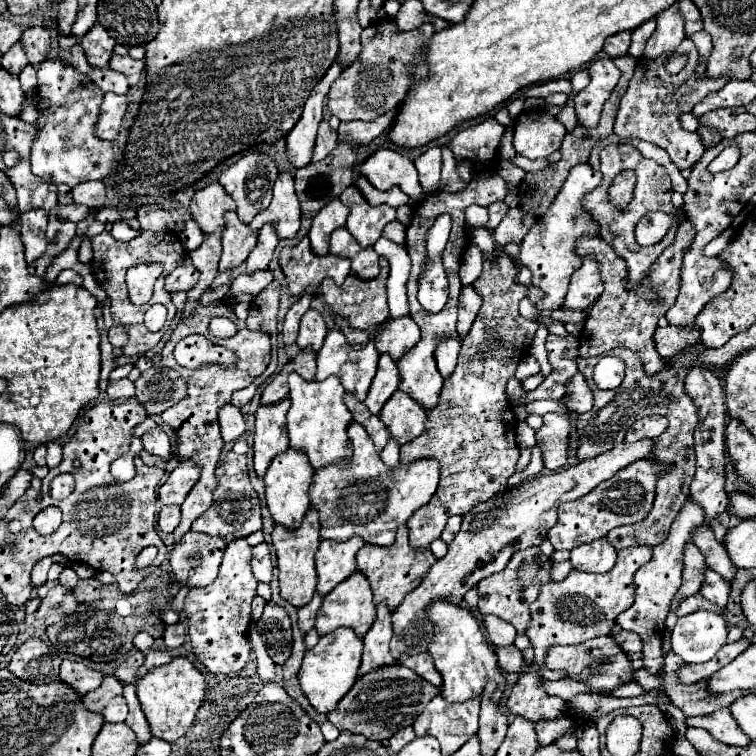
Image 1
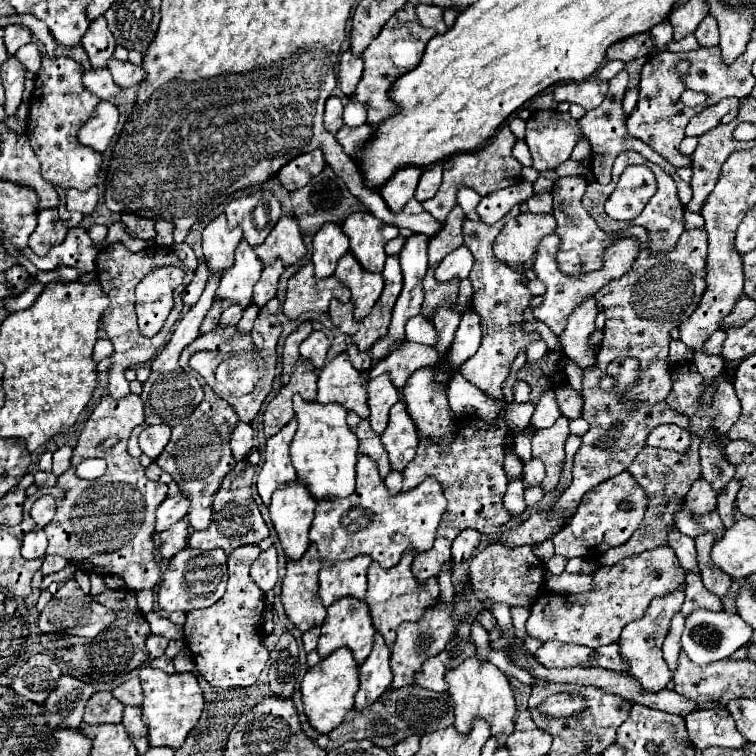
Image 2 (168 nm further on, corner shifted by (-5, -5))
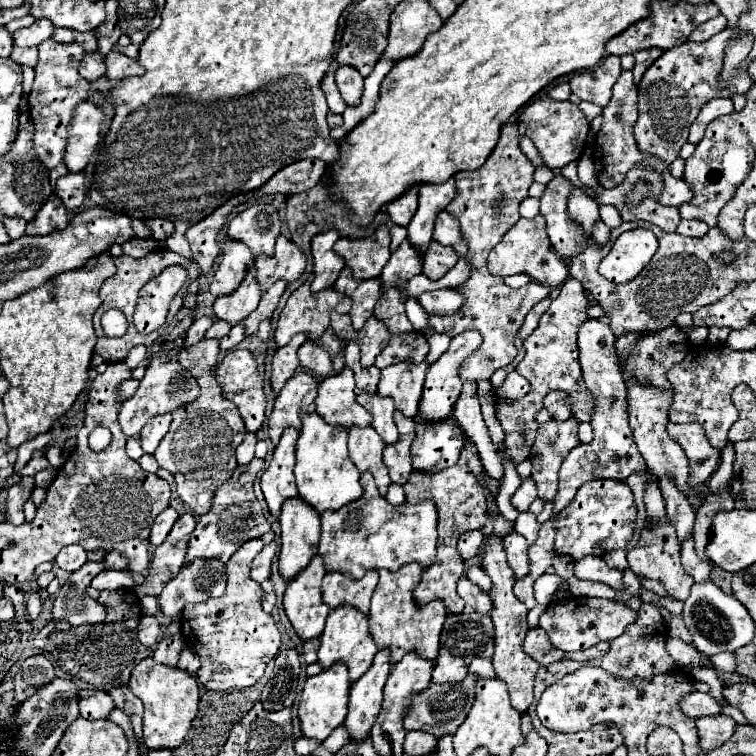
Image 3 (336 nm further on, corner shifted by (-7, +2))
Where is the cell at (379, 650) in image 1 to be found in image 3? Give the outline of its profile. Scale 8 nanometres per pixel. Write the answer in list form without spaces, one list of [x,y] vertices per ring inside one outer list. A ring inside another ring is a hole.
[[[381,648],[375,654],[371,668],[353,682],[349,692],[349,714],[345,718],[345,726],[353,740],[363,740],[379,714],[383,702],[383,686],[391,670],[389,648]]]

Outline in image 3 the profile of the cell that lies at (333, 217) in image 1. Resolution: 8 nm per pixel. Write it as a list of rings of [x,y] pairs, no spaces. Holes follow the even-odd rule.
[[[331,230],[331,232],[321,232],[319,236],[315,236],[315,240],[311,240],[313,272],[315,272],[315,280],[311,282],[313,292],[333,286],[333,282],[337,280],[339,272],[345,266],[345,260],[341,260],[341,256],[335,254],[333,250],[333,244],[337,238],[339,238],[339,232]]]

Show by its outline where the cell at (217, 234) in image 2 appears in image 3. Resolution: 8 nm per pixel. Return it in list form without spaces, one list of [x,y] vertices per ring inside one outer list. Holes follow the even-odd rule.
[[[225,236],[221,242],[221,262],[215,268],[209,284],[211,294],[219,296],[233,292],[239,286],[239,280],[243,280],[243,272],[247,270],[247,264],[251,264],[253,260],[255,256],[241,240],[233,240]]]

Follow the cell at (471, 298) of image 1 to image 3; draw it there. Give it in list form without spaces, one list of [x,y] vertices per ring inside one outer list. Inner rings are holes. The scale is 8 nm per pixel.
[[[465,330],[465,332],[451,338],[451,346],[447,348],[447,352],[427,368],[423,398],[419,404],[419,414],[423,414],[427,420],[443,420],[443,418],[451,416],[451,410],[453,410],[453,406],[461,394],[461,384],[463,384],[457,372],[459,372],[463,360],[471,352],[475,352],[479,346],[481,346],[481,334],[477,330]]]

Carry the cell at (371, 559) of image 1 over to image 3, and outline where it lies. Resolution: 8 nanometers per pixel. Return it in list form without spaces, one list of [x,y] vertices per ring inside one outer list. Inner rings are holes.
[[[411,562],[401,566],[399,570],[379,570],[379,584],[371,598],[371,610],[369,610],[369,630],[379,648],[387,646],[391,652],[391,662],[399,662],[405,652],[417,650],[423,658],[431,658],[435,662],[435,656],[439,652],[439,634],[443,628],[443,622],[447,618],[447,610],[443,600],[433,600],[425,606],[419,606],[413,598],[415,584],[421,576],[421,564]]]

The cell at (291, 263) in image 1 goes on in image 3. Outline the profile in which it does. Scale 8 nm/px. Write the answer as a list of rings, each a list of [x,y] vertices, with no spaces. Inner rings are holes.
[[[313,274],[309,276],[309,280],[305,284],[301,284],[287,300],[281,316],[279,316],[279,322],[277,322],[277,330],[275,330],[275,344],[277,346],[285,346],[295,334],[299,332],[307,332],[309,334],[309,340],[317,340],[325,328],[329,326],[329,314],[331,310],[337,310],[337,312],[349,312],[351,308],[351,298],[347,298],[343,292],[337,292],[335,288],[325,288],[321,292],[311,292],[309,290],[309,284],[313,280]]]

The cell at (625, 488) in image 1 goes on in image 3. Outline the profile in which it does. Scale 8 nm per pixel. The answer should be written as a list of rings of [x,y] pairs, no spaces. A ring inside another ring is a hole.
[[[591,480],[585,482],[575,494],[573,502],[557,518],[555,552],[569,554],[579,560],[585,554],[603,556],[605,550],[625,548],[633,538],[633,522],[637,516],[631,488],[623,480]]]

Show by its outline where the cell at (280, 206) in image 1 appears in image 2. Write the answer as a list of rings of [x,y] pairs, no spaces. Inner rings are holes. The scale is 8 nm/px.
[[[283,215],[279,223],[273,227],[269,239],[263,245],[255,247],[255,253],[259,261],[267,267],[269,263],[275,263],[275,259],[281,259],[285,267],[293,265],[301,257],[305,257],[307,249],[301,239],[297,219]]]

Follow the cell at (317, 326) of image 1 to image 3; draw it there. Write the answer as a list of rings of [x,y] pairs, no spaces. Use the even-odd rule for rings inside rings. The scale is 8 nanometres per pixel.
[[[307,340],[301,348],[299,348],[299,362],[301,366],[305,366],[307,370],[319,374],[319,376],[331,376],[331,356],[329,352],[313,340]]]

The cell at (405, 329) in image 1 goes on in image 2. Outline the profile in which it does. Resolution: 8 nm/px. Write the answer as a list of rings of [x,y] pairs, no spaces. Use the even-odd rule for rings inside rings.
[[[405,341],[405,345],[401,349],[391,353],[387,359],[377,363],[369,371],[369,379],[387,373],[391,377],[391,383],[397,387],[397,391],[403,391],[403,387],[405,387],[409,375],[413,375],[413,371],[417,371],[421,367],[433,367],[433,365],[437,365],[437,351],[433,351],[433,347]]]

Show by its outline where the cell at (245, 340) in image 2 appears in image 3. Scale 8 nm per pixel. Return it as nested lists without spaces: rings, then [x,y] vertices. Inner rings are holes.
[[[203,338],[201,342],[187,346],[179,352],[181,366],[197,378],[201,394],[195,402],[173,412],[171,428],[153,454],[155,460],[167,460],[167,470],[175,476],[177,494],[193,510],[195,516],[203,516],[211,510],[215,490],[225,484],[231,478],[231,472],[237,468],[235,448],[241,444],[245,432],[245,424],[239,416],[239,410],[221,394],[221,388],[213,378],[217,356],[217,338]]]

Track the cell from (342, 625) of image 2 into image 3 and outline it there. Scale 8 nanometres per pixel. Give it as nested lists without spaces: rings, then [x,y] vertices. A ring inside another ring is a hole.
[[[339,606],[329,612],[325,630],[321,634],[321,648],[319,648],[319,664],[323,668],[329,668],[333,662],[343,662],[349,668],[349,678],[357,680],[357,676],[363,676],[367,668],[371,666],[371,660],[377,652],[377,644],[369,632],[369,618],[363,616],[363,612],[355,606]]]

